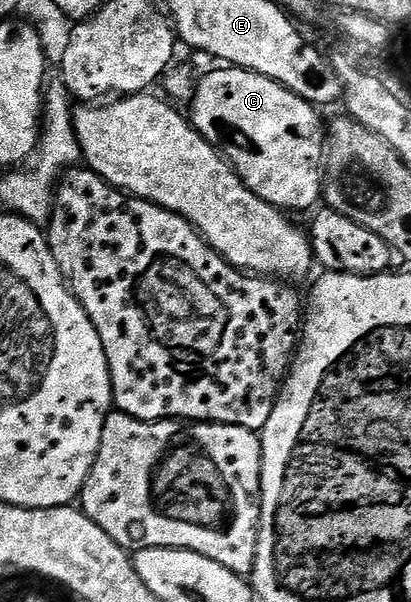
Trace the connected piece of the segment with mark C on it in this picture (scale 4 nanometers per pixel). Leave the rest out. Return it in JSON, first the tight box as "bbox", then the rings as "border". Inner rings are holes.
{"bbox":[190,65,326,213],"border":[[[231,65],[219,69],[221,71],[212,71],[209,75],[201,74],[192,94],[190,122],[196,132],[227,159],[236,175],[255,195],[262,197],[262,201],[285,213],[315,208],[315,203],[319,204],[322,199],[322,160],[326,138],[325,124],[320,124],[321,112],[278,81],[262,77],[262,73]]]}

